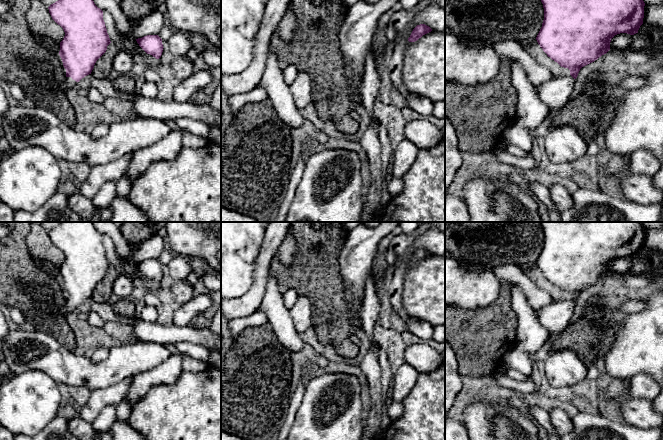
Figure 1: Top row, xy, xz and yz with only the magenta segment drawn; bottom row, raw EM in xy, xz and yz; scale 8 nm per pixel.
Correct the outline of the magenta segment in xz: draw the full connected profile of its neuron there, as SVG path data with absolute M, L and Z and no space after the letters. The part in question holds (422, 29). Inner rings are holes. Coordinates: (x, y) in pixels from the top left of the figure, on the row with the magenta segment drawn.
M425 24L417 25L413 29L410 37L408 38L408 41L409 42L415 42L419 38L421 38L423 35L425 35L425 34L431 32L431 31L432 31L432 29L429 26L425 25Z

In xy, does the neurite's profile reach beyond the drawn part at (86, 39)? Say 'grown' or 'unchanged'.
grown

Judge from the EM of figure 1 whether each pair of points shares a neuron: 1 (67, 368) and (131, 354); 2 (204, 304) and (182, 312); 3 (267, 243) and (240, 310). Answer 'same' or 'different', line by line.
1: same
2: same
3: same

